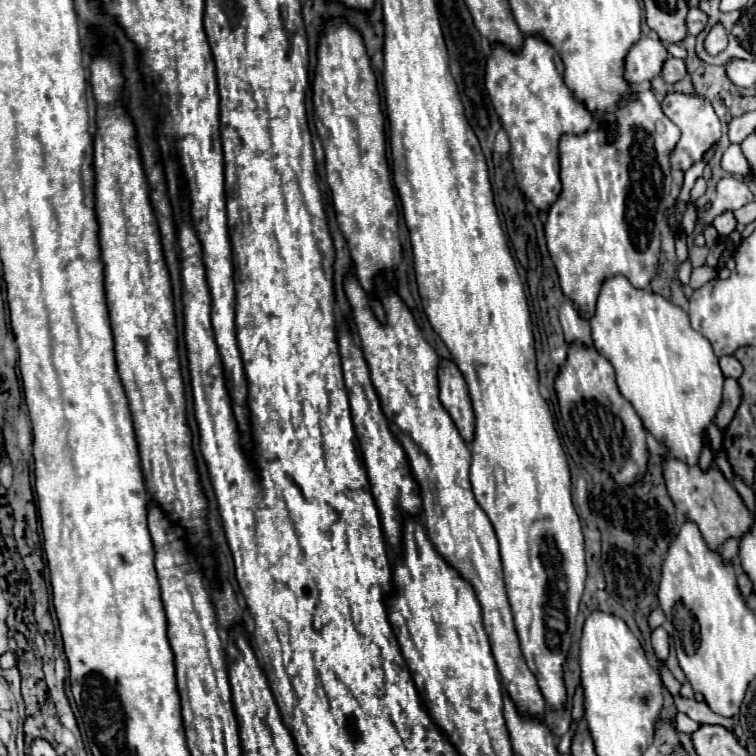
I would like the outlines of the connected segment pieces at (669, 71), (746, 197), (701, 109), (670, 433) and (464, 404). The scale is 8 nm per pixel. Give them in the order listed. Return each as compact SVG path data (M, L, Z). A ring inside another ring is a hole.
M668 56L668 60L666 60L664 66L662 66L662 78L672 84L672 82L682 80L684 76L686 76L684 60L678 60L678 58L674 58L674 56Z
M722 178L716 186L716 198L712 202L712 208L708 212L698 212L698 218L702 222L712 222L716 216L728 212L728 210L738 210L742 208L746 202L752 202L754 196L752 192L748 190L748 186L736 178Z
M672 92L666 94L666 98L662 100L662 112L680 128L682 136L670 156L670 164L672 170L688 170L692 164L702 162L702 158L706 156L706 152L720 140L722 136L722 128L720 128L720 120L714 114L714 108L710 106L710 102L706 102L704 98L692 96L692 94L682 94L682 92Z
M612 276L602 284L590 326L594 348L614 366L618 390L634 406L644 426L660 444L668 448L672 456L684 460L690 466L698 464L702 434L716 416L716 410L722 402L724 384L724 374L720 372L718 358L714 356L710 342L692 330L688 314L680 306L672 304L664 296L654 294L650 288L634 288L624 276Z
M442 360L438 368L440 378L440 402L452 416L460 436L466 442L474 440L474 412L468 396L468 386L464 382L462 372L450 360Z

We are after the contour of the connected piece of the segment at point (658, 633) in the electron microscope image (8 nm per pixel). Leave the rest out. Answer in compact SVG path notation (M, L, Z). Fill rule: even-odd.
M660 626L652 632L652 646L654 646L654 652L660 660L666 660L668 658L668 646L670 646L670 636L668 632Z

